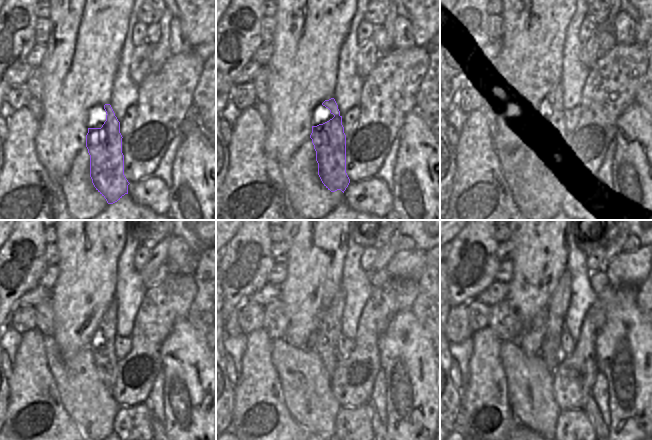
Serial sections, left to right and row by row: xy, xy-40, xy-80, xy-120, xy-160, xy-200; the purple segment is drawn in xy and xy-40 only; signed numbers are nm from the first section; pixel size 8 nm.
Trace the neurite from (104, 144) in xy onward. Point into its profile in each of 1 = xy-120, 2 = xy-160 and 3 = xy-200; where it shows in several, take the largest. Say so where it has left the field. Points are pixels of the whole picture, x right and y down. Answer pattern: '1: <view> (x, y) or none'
1: xy-120 (105, 359)
2: xy-160 (330, 324)
3: xy-200 (558, 304)

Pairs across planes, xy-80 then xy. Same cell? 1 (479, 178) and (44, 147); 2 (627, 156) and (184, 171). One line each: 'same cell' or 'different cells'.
1: different cells
2: same cell

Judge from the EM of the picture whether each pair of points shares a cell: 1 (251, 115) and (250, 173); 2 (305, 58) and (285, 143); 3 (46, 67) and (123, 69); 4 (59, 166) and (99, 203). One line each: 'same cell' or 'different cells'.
1: same cell
2: same cell
3: different cells
4: different cells

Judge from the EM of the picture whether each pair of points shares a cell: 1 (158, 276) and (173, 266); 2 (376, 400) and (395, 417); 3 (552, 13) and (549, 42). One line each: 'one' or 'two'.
1: two
2: two
3: one

